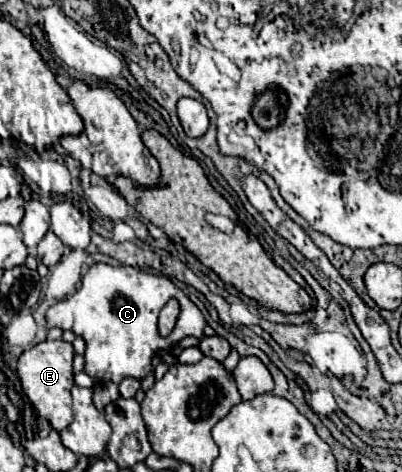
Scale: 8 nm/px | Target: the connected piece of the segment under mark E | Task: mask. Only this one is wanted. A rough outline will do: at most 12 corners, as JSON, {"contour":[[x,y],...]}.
{"contour":[[73,347],[21,353],[23,391],[55,431],[71,421]]}

